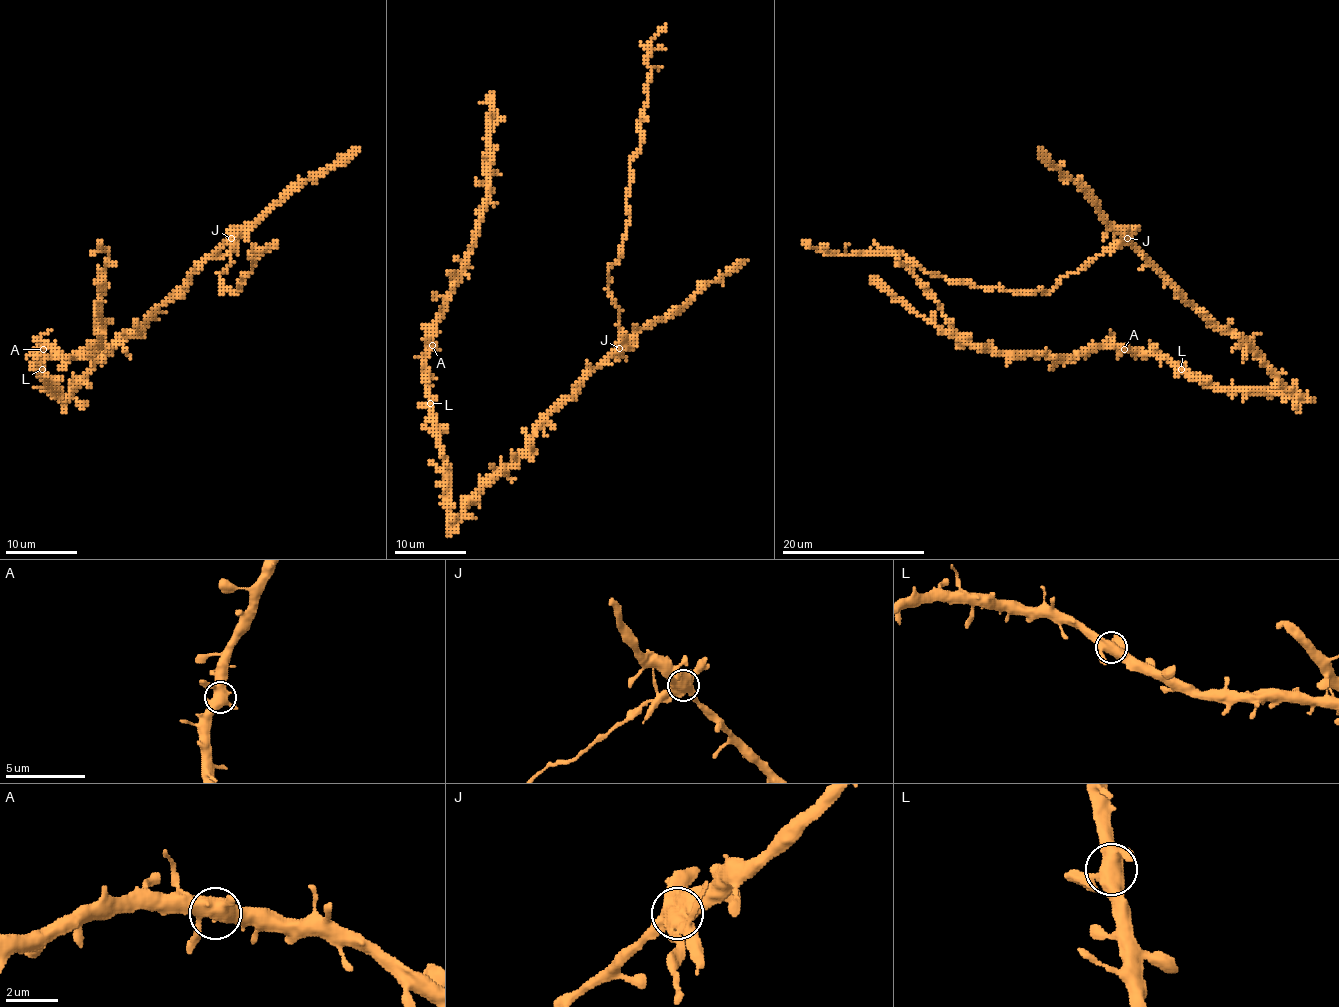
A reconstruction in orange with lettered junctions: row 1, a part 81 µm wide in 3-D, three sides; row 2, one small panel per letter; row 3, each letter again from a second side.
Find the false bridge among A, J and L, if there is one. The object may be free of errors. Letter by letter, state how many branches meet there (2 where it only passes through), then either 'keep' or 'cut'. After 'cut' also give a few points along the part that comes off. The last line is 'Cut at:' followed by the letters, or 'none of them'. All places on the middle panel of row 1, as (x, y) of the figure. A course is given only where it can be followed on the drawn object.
A: 4 branches meet; keep
J: 4 branches meet; cut; foreign part runs (620, 349), (609, 267), (620, 256), (629, 220), (649, 43), (666, 23)
L: 4 branches meet; keep
Cut at: J

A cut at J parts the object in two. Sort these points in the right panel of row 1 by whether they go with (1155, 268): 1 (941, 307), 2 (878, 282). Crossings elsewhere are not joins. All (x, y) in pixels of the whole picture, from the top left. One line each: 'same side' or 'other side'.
1: same side
2: same side

